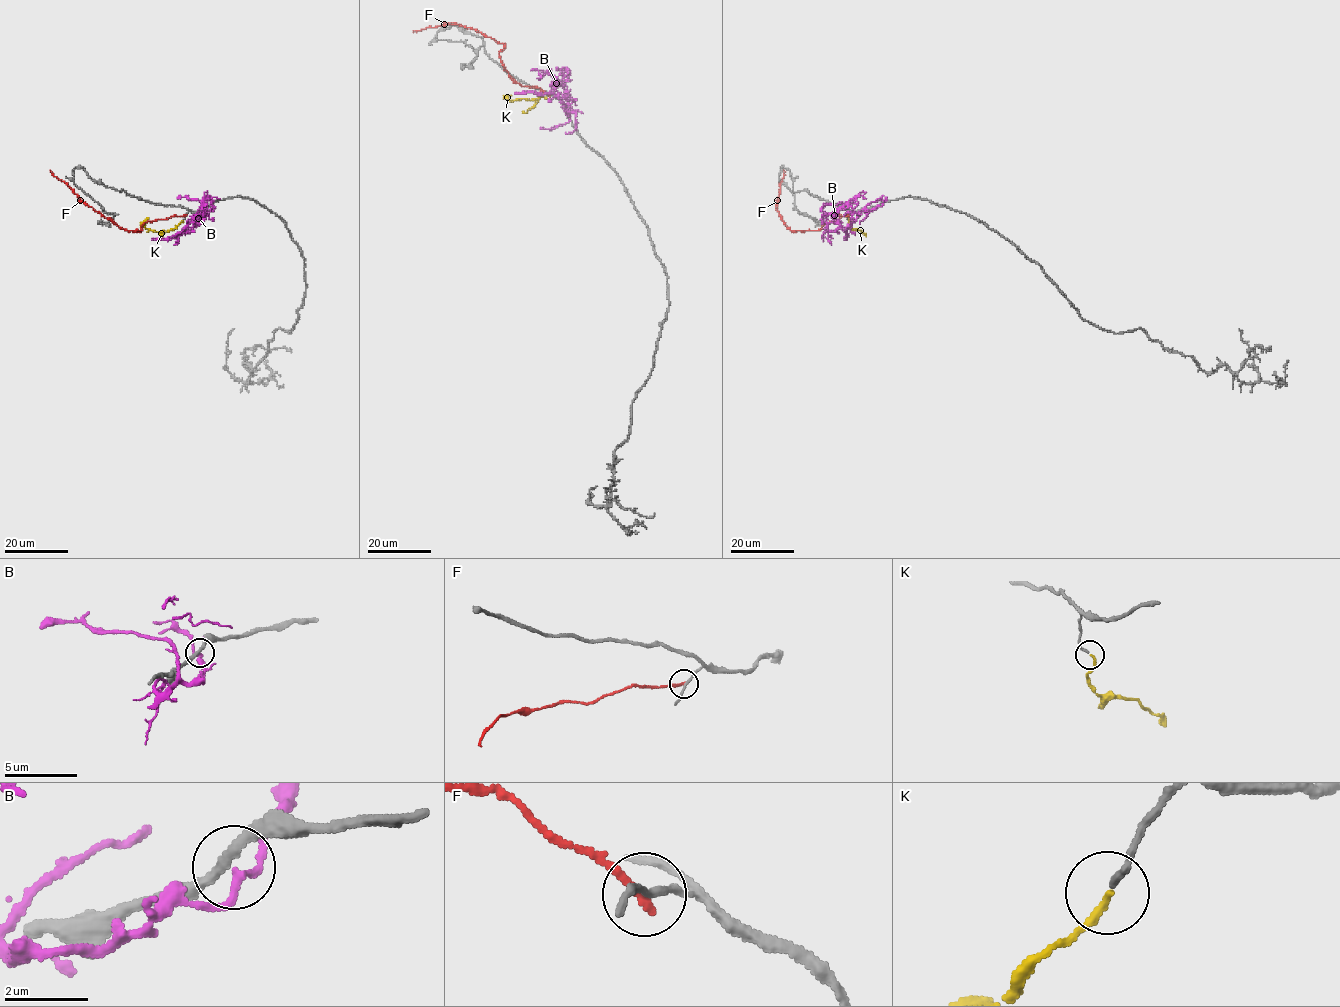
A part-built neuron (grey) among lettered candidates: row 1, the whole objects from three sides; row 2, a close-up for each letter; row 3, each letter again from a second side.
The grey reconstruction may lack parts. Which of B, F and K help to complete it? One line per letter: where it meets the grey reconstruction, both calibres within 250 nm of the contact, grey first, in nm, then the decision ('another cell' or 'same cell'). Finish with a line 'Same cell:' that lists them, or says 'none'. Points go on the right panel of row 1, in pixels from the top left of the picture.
B: contact (881, 204); calibres 220 and 170 nm; another cell
F: contact (848, 215); calibres 140 and 200 nm; another cell
K: contact (850, 220); calibres 150 and 180 nm; same cell
Same cell: K

